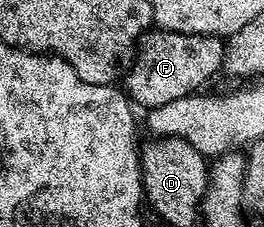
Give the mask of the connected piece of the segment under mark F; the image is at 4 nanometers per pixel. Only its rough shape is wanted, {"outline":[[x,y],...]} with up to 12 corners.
{"outline":[[152,29],[124,91],[136,107],[202,91],[224,39]]}

